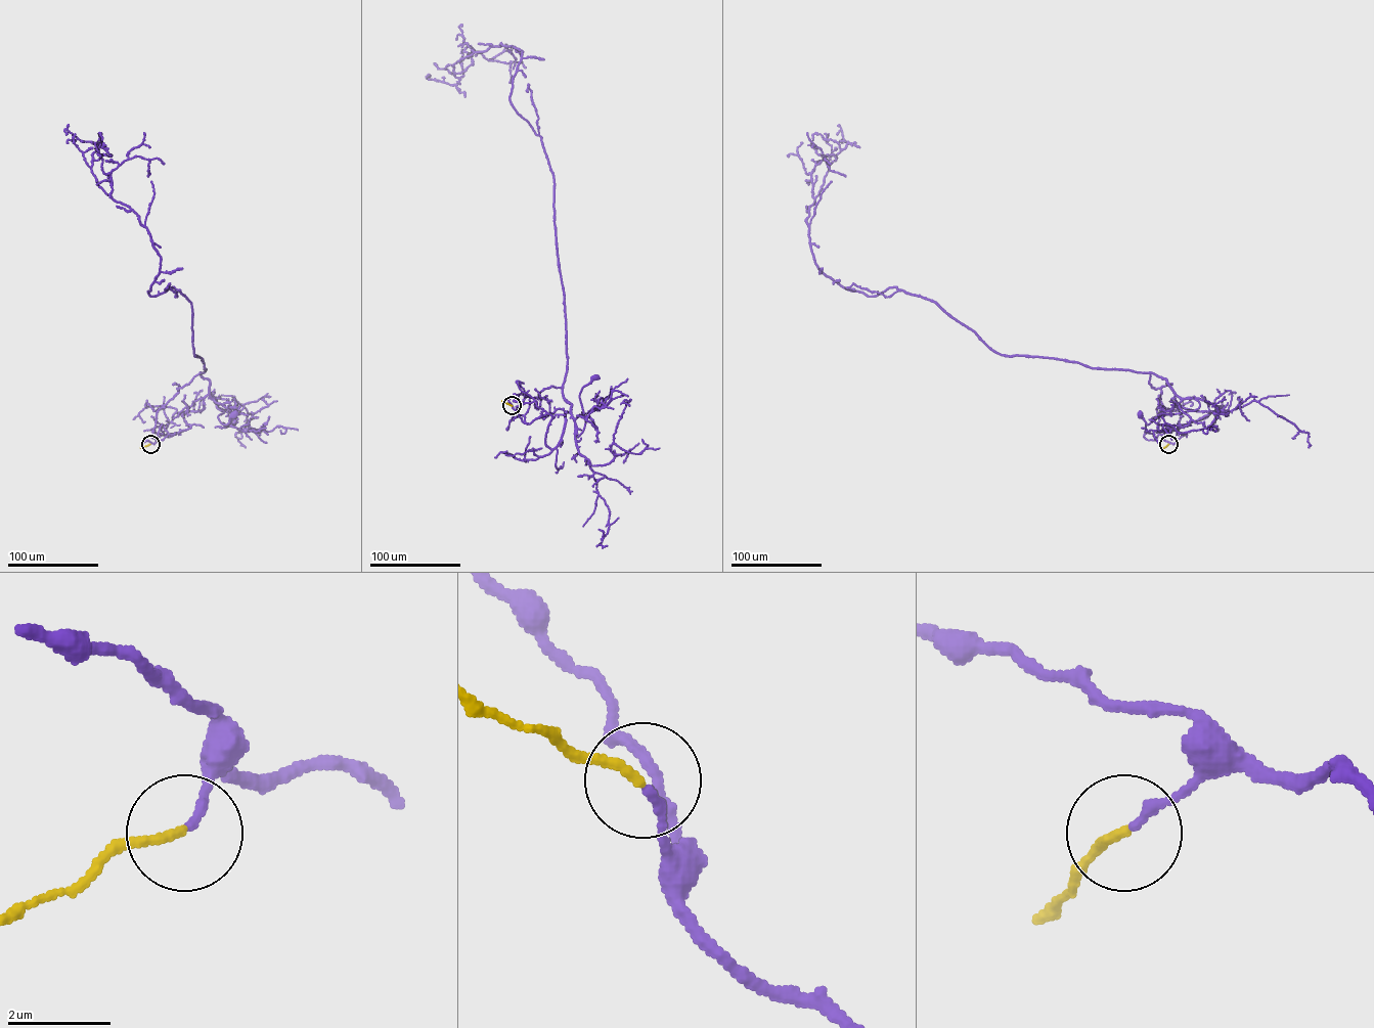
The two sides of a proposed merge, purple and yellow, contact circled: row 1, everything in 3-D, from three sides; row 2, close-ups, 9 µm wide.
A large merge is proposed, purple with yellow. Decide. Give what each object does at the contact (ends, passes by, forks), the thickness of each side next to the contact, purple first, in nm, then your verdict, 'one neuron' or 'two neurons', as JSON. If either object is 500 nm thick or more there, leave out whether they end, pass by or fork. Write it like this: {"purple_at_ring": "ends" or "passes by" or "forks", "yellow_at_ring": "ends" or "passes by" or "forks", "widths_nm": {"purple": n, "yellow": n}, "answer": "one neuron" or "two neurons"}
{"purple_at_ring": "ends", "yellow_at_ring": "ends", "widths_nm": {"purple": 170, "yellow": 180}, "answer": "one neuron"}

